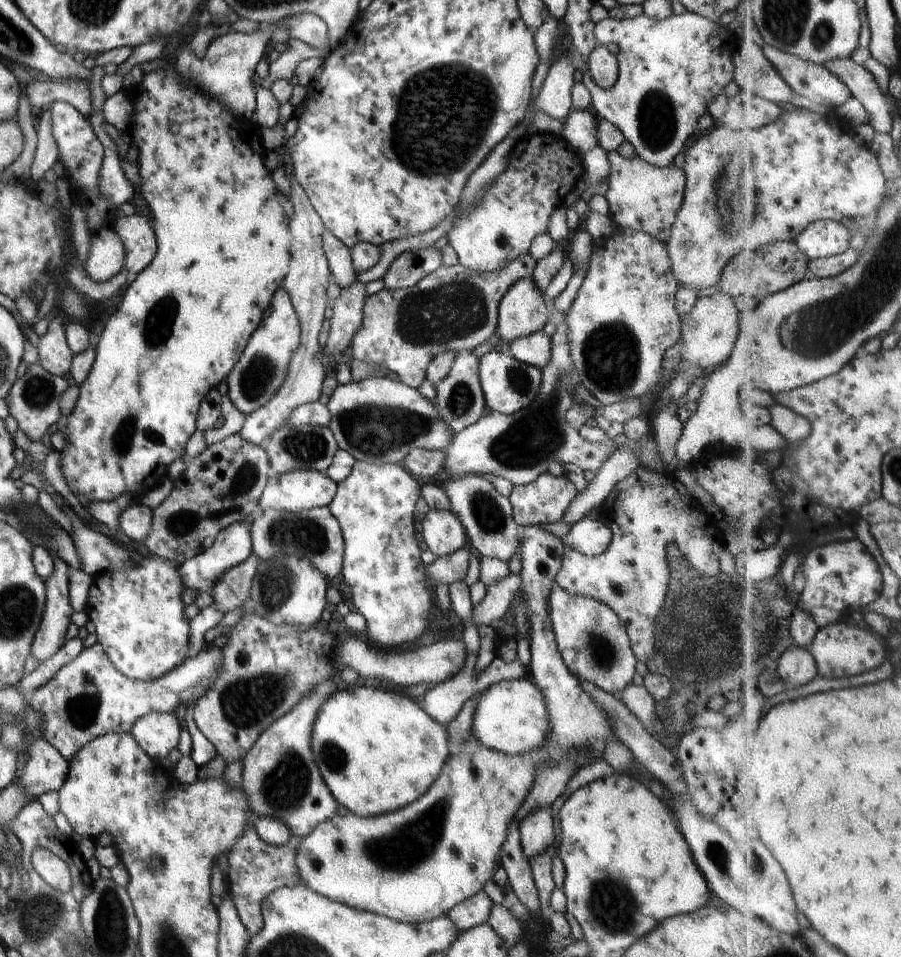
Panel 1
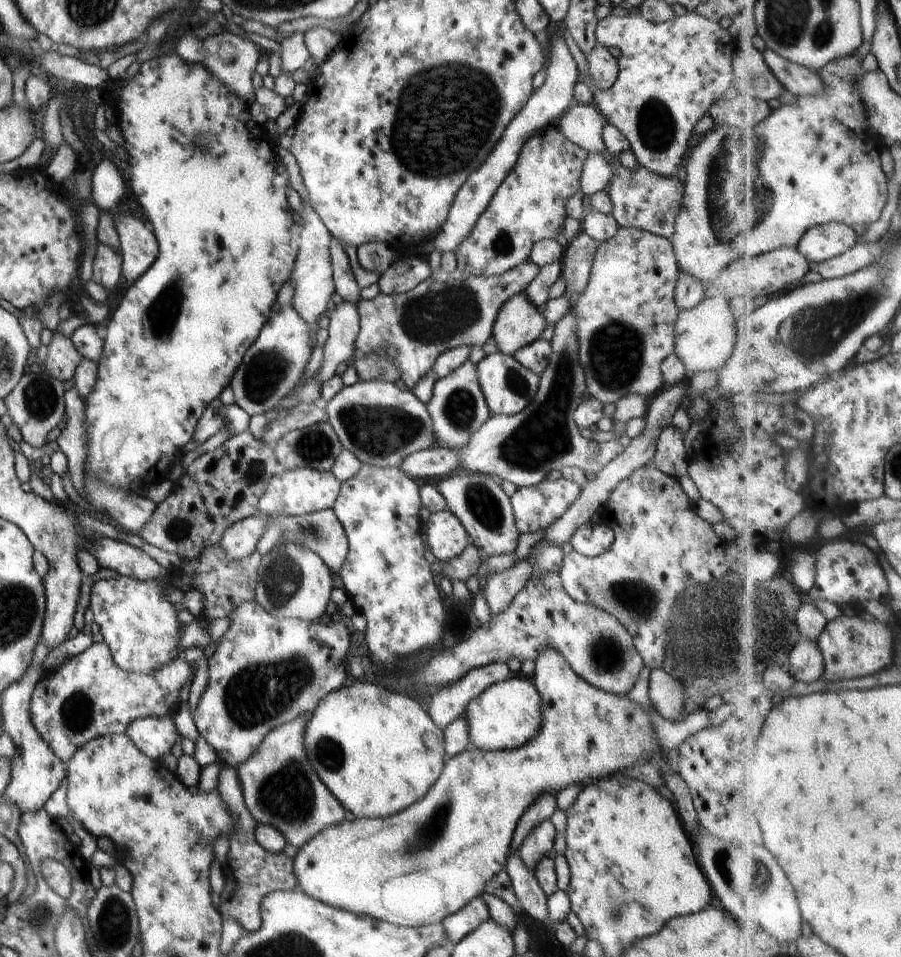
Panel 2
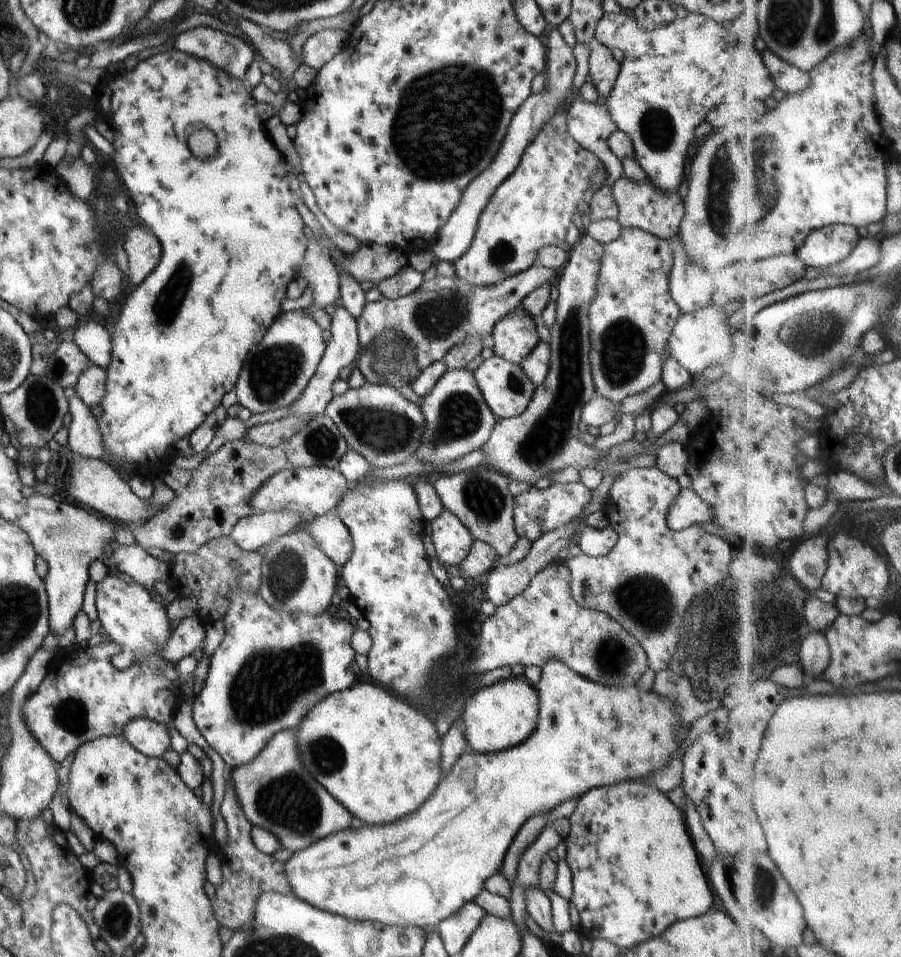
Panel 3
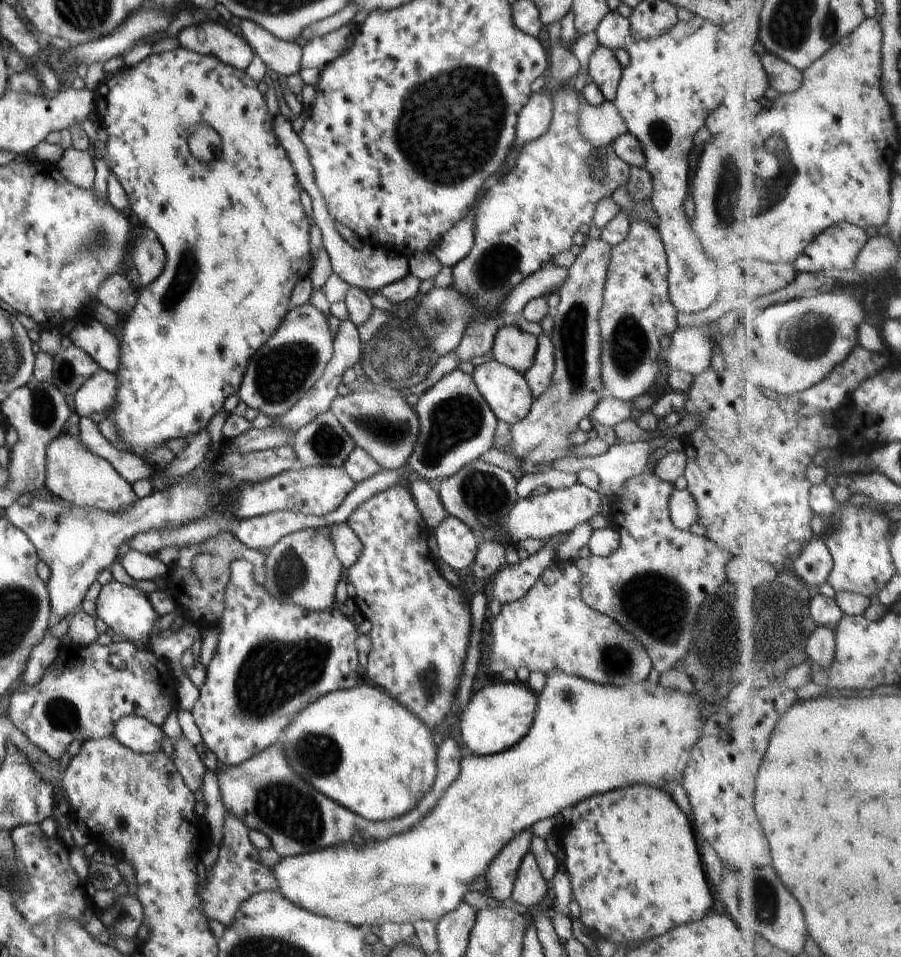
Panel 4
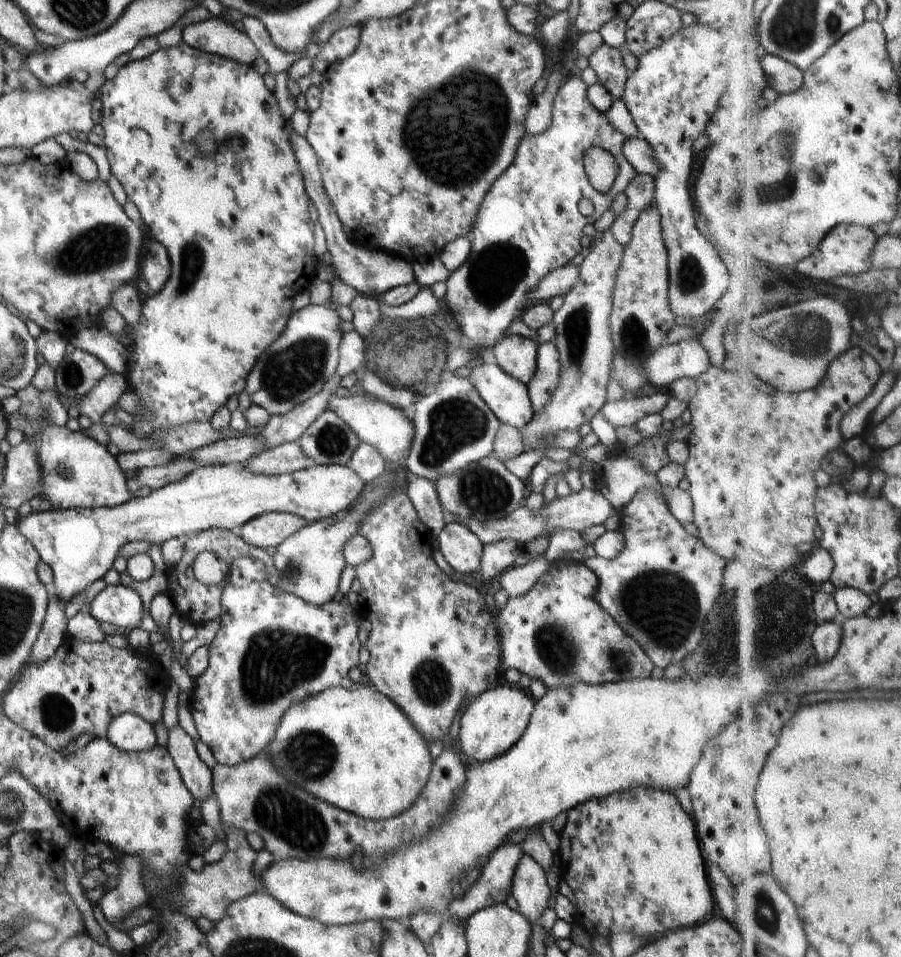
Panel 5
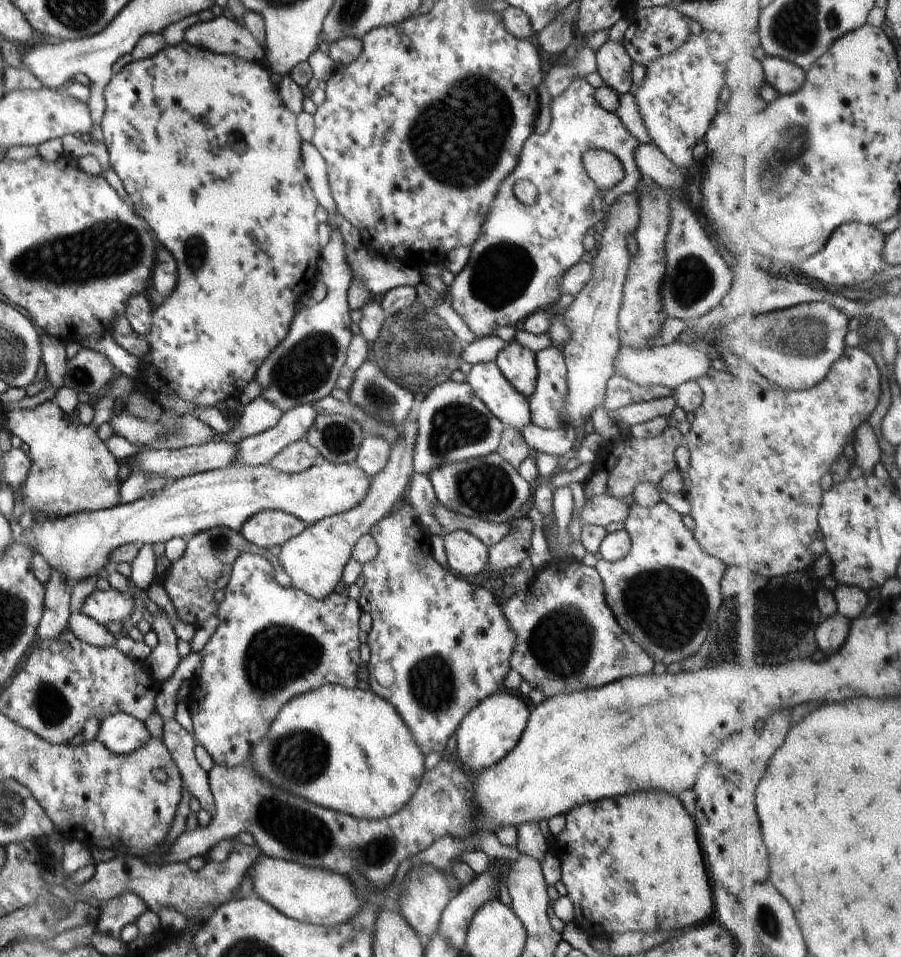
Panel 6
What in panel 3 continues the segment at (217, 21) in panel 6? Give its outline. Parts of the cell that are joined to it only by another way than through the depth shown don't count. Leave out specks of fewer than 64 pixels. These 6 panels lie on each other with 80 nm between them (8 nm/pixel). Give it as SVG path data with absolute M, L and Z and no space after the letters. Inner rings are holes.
M194 27L179 34L174 48L180 52L207 60L216 68L226 71L233 79L245 82L246 70L258 54L239 37L211 27Z

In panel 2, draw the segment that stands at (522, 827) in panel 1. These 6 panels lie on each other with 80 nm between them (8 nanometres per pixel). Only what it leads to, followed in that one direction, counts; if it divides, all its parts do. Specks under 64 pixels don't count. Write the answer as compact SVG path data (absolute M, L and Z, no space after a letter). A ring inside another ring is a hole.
M552 821L542 822L531 830L517 850L519 859L533 872L538 862L546 856L546 852L554 848L554 840L556 840L556 829Z

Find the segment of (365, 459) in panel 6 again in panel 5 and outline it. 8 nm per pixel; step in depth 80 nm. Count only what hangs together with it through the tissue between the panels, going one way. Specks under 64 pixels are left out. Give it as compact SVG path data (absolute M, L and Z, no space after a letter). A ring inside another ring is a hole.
M360 443L350 462L347 464L364 482L368 484L389 470L389 465L382 455L368 443Z

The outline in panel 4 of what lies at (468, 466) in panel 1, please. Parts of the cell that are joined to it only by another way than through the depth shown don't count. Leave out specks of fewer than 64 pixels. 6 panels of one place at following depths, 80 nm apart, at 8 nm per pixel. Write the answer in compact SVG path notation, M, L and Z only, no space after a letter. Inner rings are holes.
M588 237L584 250L577 255L574 264L568 268L568 278L558 292L560 300L556 310L552 313L554 328L550 338L554 345L555 371L548 390L542 396L533 399L533 403L526 418L510 425L511 450L507 453L522 458L520 475L533 473L534 469L549 465L552 461L562 457L572 456L569 448L569 434L578 430L578 422L582 418L589 418L590 413L603 397L604 388L601 379L601 354L603 353L603 338L599 325L599 312L603 307L603 294L607 281L607 268L611 261L612 245L605 240Z

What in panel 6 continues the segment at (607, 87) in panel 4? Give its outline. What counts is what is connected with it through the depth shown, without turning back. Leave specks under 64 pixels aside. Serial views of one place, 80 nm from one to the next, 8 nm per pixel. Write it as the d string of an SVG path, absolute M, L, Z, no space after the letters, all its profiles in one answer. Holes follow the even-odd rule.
M608 41L595 50L597 71L603 84L617 92L618 96L634 89L632 82L633 60L624 45L618 41Z

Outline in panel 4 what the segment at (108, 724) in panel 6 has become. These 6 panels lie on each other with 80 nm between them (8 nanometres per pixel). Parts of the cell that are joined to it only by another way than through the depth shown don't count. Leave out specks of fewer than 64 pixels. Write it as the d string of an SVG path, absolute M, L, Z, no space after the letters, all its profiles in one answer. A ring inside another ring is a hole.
M126 715L116 721L113 737L140 754L155 753L161 748L163 730L138 715Z

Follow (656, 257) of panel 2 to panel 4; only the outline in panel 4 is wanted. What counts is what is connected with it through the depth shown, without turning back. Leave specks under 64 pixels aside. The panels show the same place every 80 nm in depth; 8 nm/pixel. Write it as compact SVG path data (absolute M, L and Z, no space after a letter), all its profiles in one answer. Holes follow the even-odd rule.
M644 219L632 221L628 236L612 247L603 307L598 316L603 338L601 379L605 386L604 391L619 401L634 402L637 396L645 395L652 388L659 371L658 356L662 352L660 338L672 334L679 326L676 320L678 312L669 299L668 275L667 254L657 228Z

